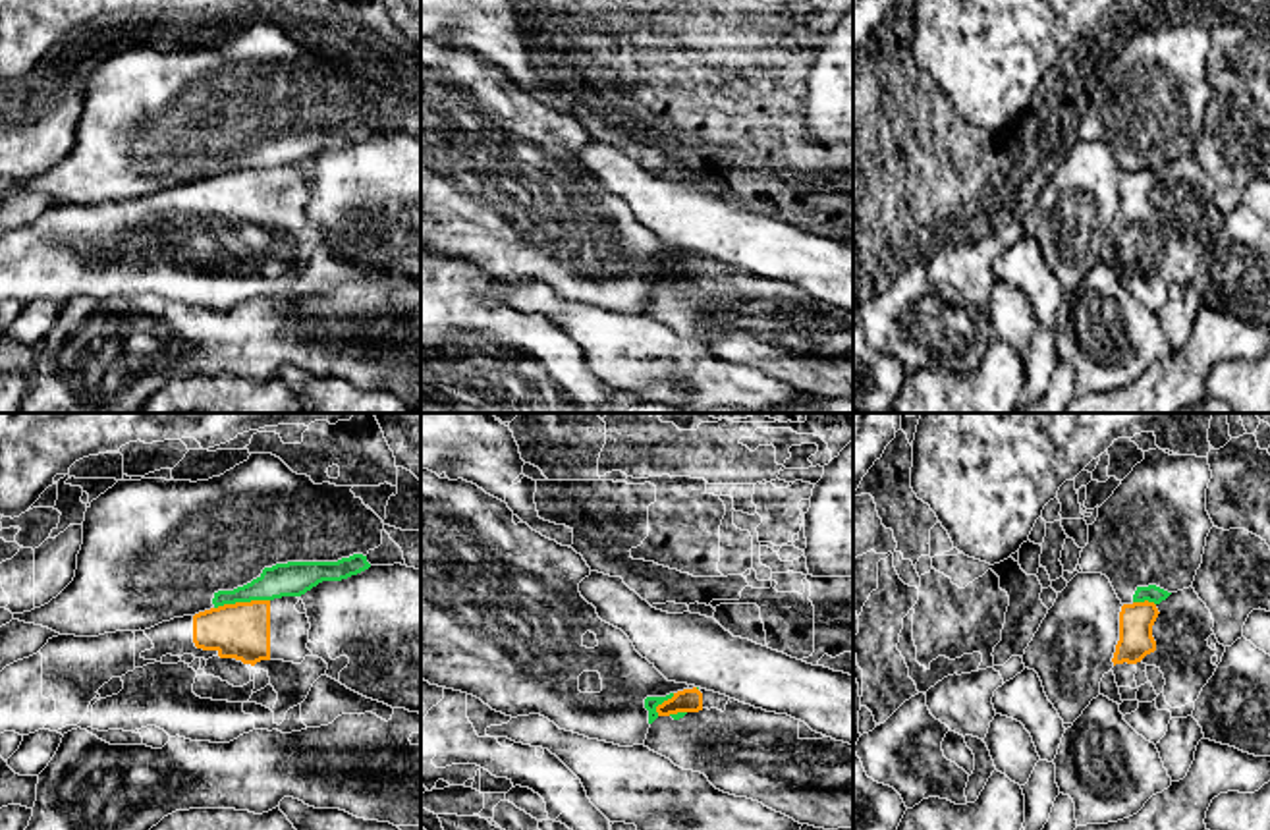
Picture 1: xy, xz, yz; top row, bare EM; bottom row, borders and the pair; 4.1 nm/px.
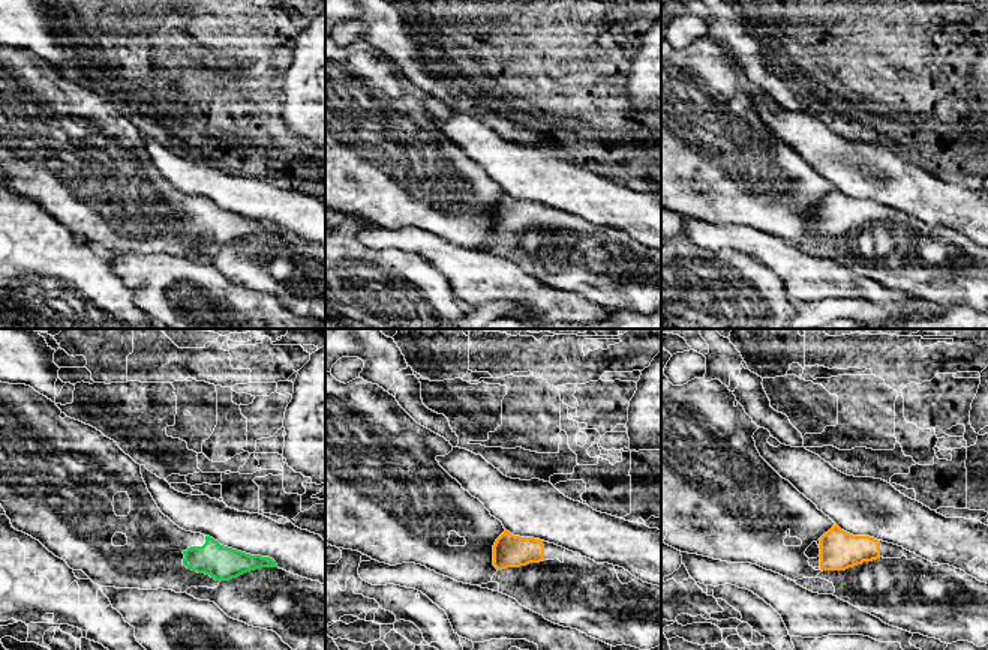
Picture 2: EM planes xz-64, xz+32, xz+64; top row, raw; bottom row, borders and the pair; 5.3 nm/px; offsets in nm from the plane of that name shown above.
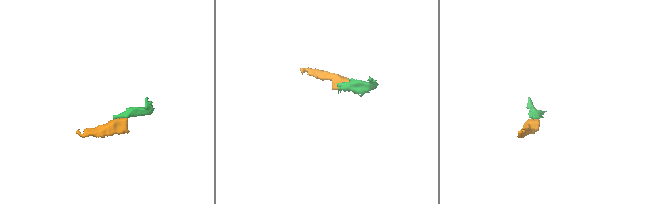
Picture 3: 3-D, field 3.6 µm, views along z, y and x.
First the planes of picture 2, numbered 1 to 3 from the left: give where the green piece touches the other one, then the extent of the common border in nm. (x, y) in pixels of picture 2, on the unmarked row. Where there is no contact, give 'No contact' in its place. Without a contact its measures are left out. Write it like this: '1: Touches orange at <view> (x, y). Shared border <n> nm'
1: No contact
2: No contact
3: No contact

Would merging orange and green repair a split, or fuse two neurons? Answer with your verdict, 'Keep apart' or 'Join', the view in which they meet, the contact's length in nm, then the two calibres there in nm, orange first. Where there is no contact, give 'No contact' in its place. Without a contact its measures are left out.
Keep apart. Touches orange in xy. Shared border 240 nm. Thickness 240 nm (orange) against 140 nm

